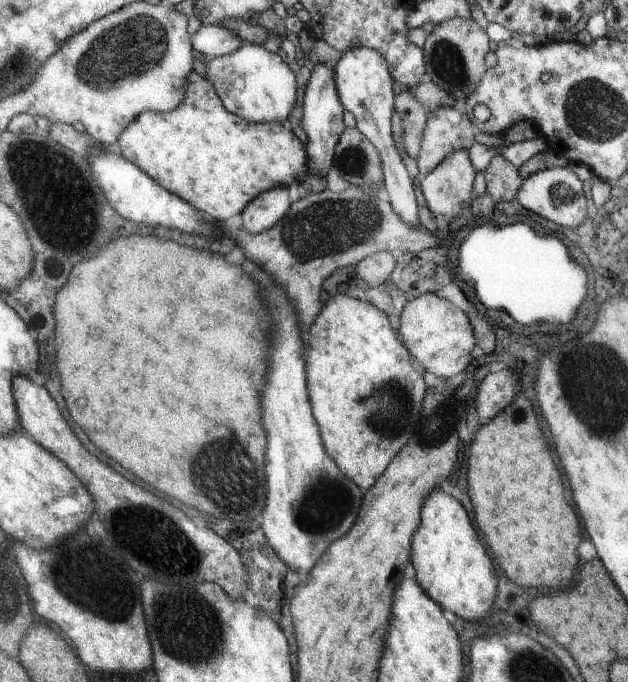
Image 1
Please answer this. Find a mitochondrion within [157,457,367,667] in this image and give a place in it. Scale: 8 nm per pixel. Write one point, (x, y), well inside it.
(324, 505)

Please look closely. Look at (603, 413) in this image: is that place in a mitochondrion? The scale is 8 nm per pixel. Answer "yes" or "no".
yes

